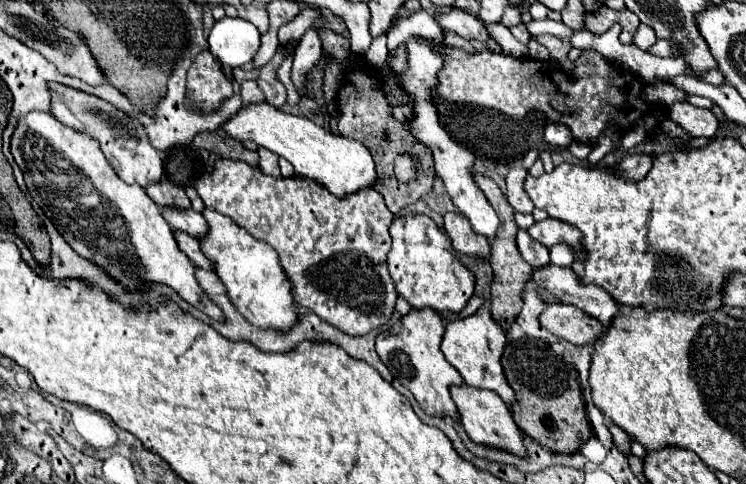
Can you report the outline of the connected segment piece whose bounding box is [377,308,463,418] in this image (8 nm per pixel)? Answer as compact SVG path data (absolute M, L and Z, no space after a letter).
M411 310L399 320L399 326L395 326L393 336L377 336L377 354L381 356L381 362L393 372L393 376L397 376L397 380L401 380L405 388L409 388L409 392L415 396L425 414L457 418L459 414L455 402L449 396L449 388L461 386L463 378L445 360L441 352L443 332L443 318L435 310Z

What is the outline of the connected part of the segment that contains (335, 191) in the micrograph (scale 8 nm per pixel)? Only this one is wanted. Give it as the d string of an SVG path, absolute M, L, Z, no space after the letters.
M251 104L247 108L241 108L241 112L233 120L229 120L223 130L235 140L255 140L259 146L287 158L293 164L297 176L321 184L337 198L345 198L363 188L377 186L373 158L361 142L353 142L345 136L335 136L331 134L331 130L317 126L313 120L279 112L271 104Z

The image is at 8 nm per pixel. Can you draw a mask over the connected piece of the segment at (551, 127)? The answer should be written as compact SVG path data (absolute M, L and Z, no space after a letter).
M545 124L545 132L543 132L543 140L547 146L561 146L565 148L573 141L571 131L565 124Z

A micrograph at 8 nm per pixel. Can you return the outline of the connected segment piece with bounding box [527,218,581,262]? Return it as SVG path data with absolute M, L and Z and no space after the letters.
M547 218L543 222L535 222L527 232L535 242L547 248L559 242L567 242L575 250L575 262L581 260L581 246L577 244L577 240L581 240L581 232L577 232L577 228L573 228L571 224L565 224L555 218Z

